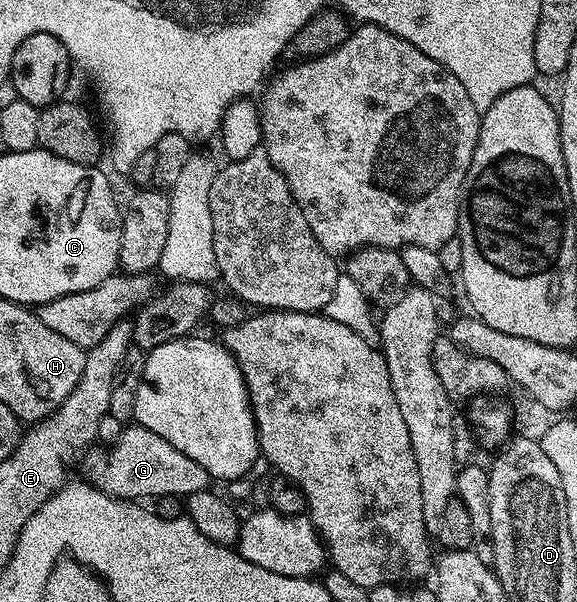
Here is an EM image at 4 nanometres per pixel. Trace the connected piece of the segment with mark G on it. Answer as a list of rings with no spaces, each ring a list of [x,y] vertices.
[[[133,423],[125,427],[120,437],[111,441],[110,446],[96,446],[83,457],[83,479],[95,488],[103,490],[105,496],[119,498],[124,502],[140,502],[143,496],[179,496],[186,498],[209,487],[210,477],[198,462],[186,458],[182,450],[174,450],[166,438],[158,438],[154,430],[146,430]]]

